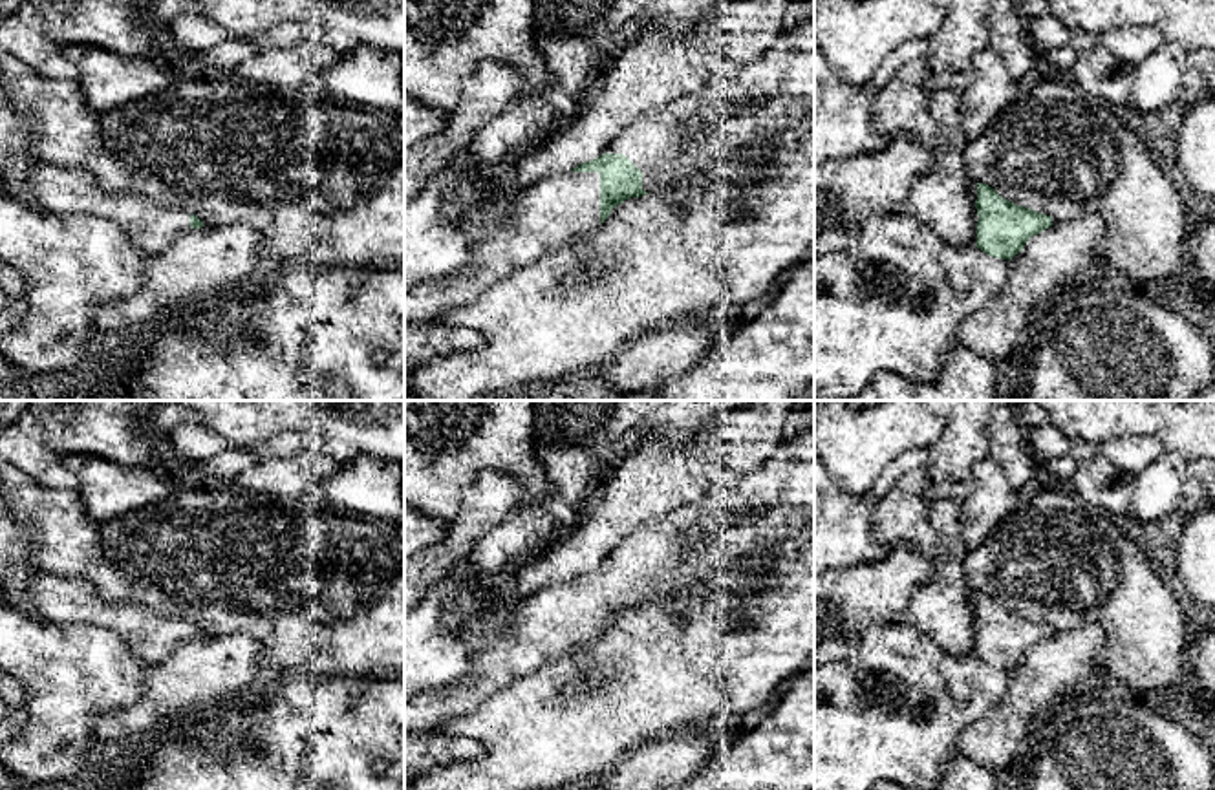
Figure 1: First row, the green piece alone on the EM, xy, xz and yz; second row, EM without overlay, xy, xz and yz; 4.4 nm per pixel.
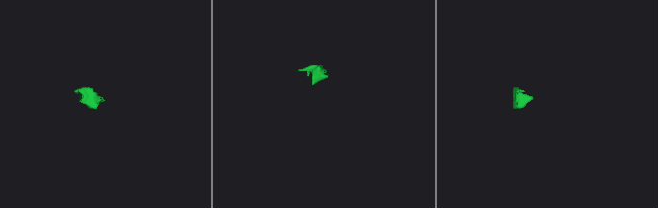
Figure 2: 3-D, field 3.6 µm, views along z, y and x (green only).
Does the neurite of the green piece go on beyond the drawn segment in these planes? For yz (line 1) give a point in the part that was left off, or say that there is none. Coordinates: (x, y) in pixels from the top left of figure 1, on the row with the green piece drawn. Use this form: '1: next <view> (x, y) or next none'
1: next none

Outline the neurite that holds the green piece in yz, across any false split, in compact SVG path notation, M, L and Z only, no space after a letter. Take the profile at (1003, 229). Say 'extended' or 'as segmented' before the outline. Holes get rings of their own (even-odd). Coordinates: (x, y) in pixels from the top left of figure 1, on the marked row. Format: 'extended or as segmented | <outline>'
as segmented | M977 183L975 208L975 247L1001 260L1012 260L1032 236L1052 227L1050 216L1014 205L984 183Z

